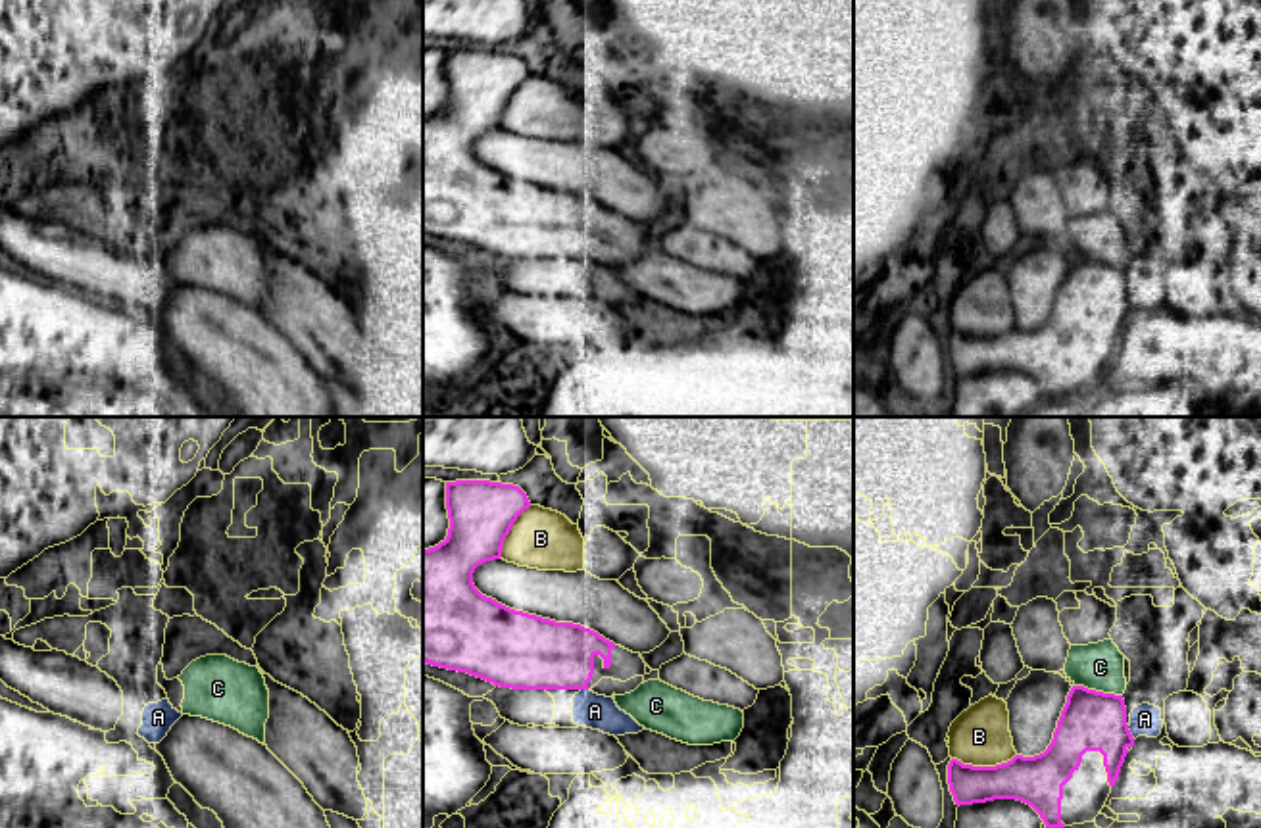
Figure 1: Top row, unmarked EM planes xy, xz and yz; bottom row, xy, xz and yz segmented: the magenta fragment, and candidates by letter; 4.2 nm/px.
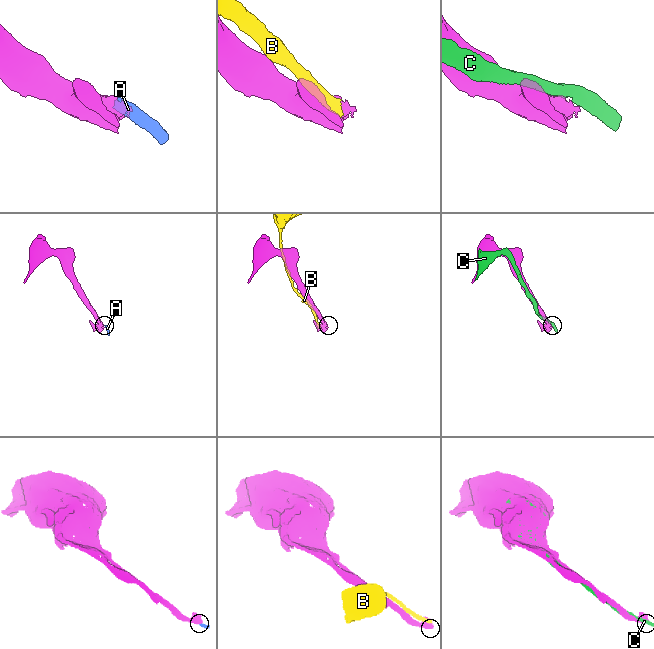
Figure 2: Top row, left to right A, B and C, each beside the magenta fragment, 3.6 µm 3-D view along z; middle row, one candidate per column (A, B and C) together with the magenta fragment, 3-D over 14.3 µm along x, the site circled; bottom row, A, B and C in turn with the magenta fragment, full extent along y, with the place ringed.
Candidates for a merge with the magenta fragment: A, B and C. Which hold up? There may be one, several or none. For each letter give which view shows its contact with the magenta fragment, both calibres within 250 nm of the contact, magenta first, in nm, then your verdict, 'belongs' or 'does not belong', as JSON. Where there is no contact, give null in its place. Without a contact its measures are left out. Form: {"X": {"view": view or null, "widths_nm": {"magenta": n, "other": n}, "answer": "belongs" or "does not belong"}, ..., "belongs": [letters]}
{"A": {"view": "yz", "widths_nm": {"magenta": 260, "other": 130}, "answer": "does not belong"}, "B": {"view": "yz", "widths_nm": {"magenta": 220, "other": 240}, "answer": "does not belong"}, "C": {"view": "yz", "widths_nm": {"magenta": 260, "other": 200}, "answer": "does not belong"}, "belongs": []}

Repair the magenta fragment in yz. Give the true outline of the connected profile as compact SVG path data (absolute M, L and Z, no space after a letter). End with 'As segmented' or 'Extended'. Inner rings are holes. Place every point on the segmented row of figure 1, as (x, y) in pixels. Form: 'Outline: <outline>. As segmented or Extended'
Outline: M1073 686L1048 749L1034 757L1015 755L996 767L973 767L952 759L948 784L955 805L1017 799L1030 805L1046 828L1096 820L1115 786L1134 738L1126 724L1123 695Z. Extended

